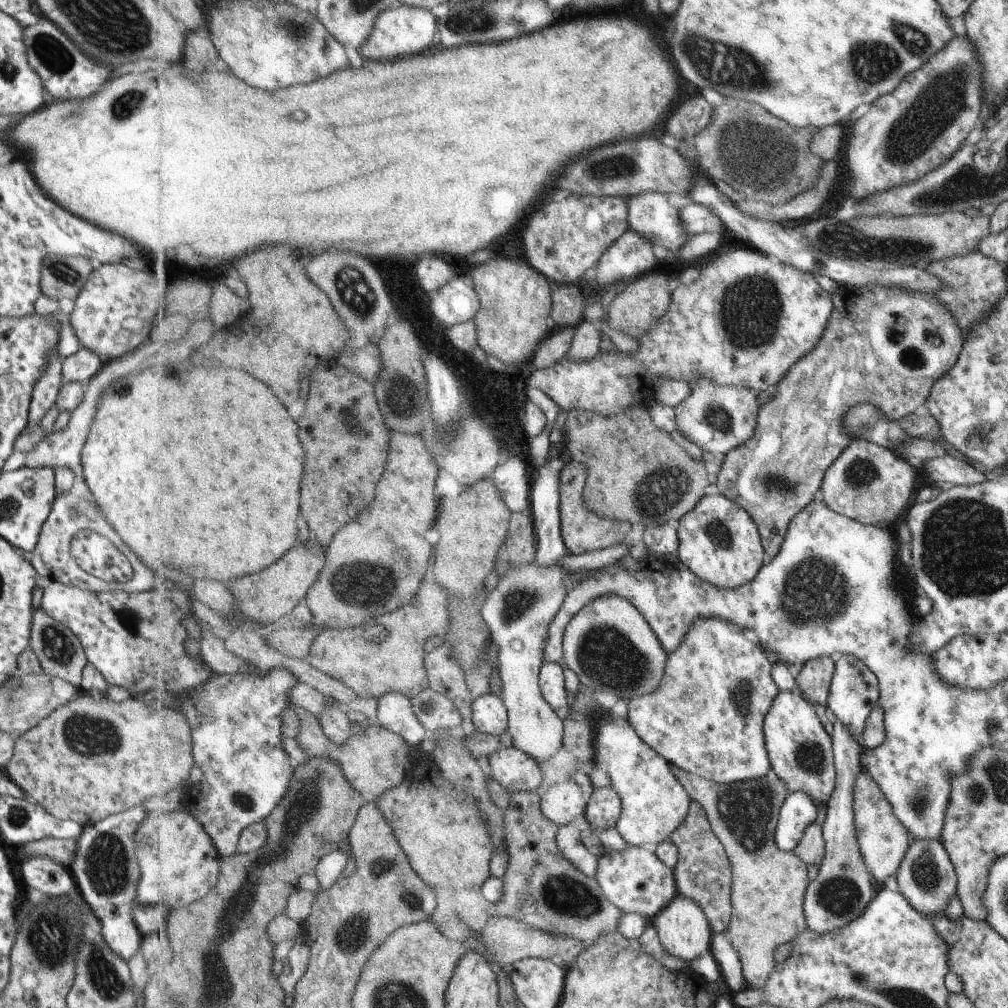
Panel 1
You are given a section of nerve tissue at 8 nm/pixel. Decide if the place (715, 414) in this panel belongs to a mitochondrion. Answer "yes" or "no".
yes

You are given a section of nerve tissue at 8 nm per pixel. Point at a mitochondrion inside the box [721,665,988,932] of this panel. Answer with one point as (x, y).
(839, 895)

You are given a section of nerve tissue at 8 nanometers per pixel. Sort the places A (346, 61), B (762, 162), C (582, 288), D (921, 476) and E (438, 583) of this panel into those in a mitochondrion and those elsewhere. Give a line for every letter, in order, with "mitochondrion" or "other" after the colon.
A: other
B: mitochondrion
C: other
D: other
E: other

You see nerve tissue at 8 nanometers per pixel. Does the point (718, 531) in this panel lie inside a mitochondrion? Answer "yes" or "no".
yes

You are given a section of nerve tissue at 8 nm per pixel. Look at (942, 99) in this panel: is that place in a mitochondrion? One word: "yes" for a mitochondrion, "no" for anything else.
yes

